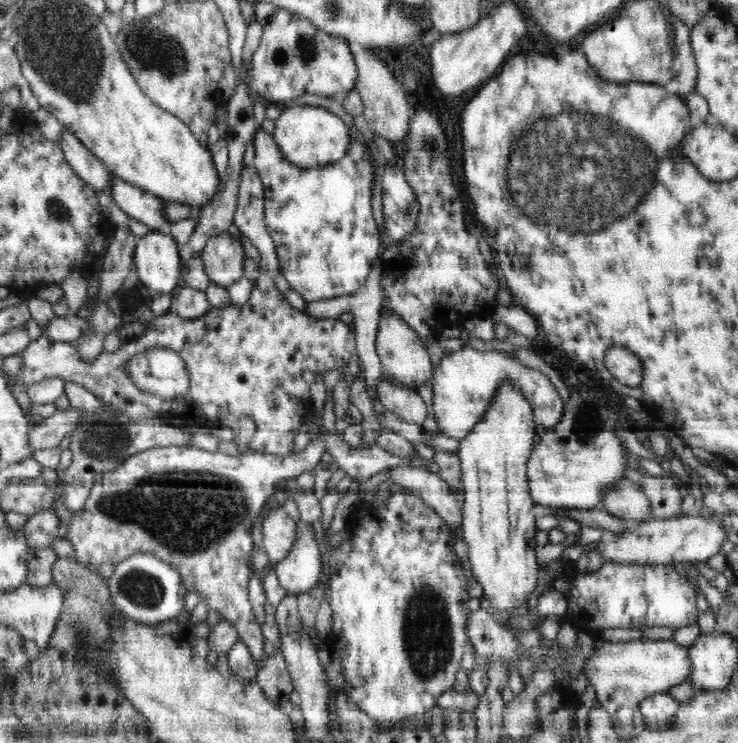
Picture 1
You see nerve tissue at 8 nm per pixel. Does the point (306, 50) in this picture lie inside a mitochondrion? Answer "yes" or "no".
yes

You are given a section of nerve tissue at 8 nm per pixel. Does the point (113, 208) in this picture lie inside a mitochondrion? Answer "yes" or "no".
no

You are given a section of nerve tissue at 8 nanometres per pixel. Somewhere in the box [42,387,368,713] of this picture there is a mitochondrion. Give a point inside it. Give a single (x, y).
(188, 513)

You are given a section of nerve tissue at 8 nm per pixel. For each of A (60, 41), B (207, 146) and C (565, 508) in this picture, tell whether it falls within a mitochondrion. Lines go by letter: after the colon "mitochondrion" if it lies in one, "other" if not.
A: mitochondrion
B: other
C: other

